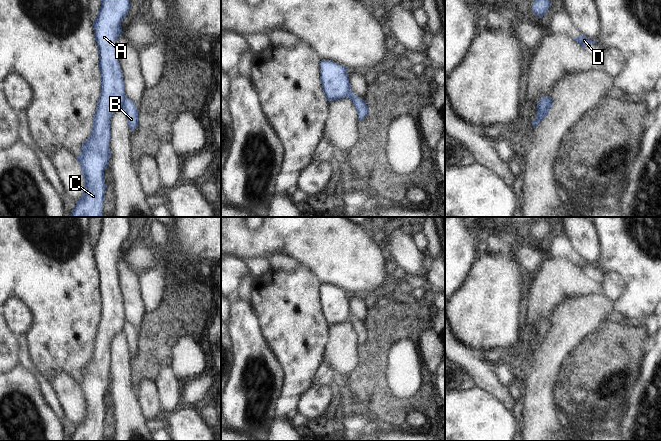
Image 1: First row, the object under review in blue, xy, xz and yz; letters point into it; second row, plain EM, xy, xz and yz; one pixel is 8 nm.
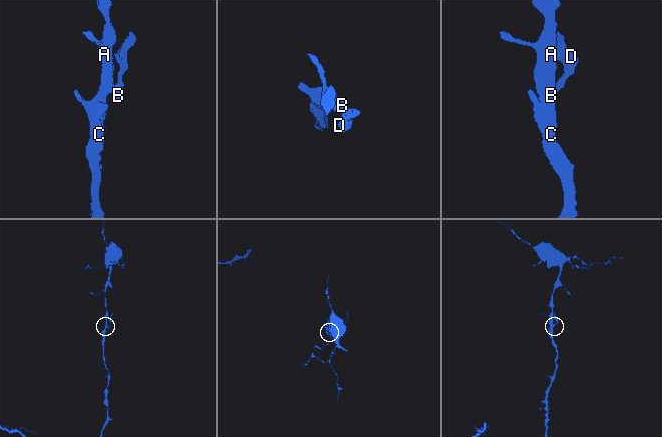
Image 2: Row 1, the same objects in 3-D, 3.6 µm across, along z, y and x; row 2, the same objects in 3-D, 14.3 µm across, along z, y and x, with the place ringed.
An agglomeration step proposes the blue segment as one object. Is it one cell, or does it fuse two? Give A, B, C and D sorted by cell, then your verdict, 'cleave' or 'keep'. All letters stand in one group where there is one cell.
A C / B D; cleave

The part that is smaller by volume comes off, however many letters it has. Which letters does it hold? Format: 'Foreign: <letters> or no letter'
Foreign: B, D.

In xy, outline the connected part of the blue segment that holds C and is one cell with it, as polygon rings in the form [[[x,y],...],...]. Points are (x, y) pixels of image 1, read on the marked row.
[[[101,0],[98,15],[93,22],[100,56],[100,96],[90,136],[76,157],[84,186],[82,196],[76,201],[70,217],[102,217],[106,190],[104,170],[110,158],[110,120],[116,111],[122,110],[126,98],[117,39],[122,35],[121,23],[129,9],[129,0]]]

